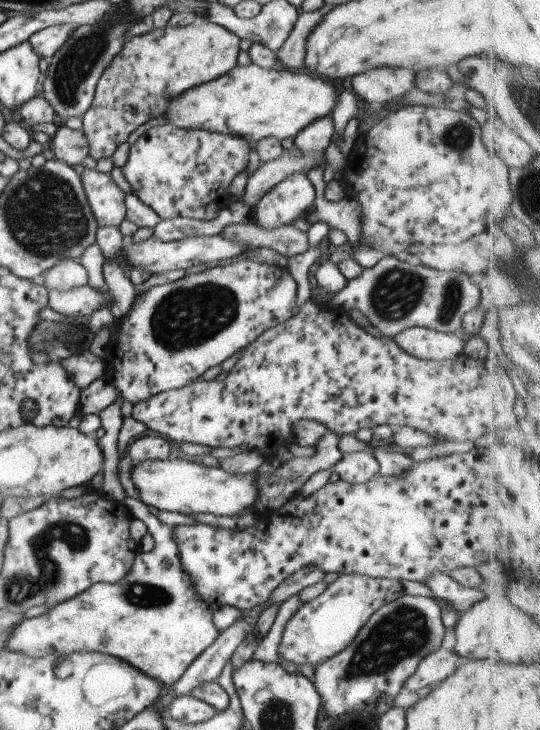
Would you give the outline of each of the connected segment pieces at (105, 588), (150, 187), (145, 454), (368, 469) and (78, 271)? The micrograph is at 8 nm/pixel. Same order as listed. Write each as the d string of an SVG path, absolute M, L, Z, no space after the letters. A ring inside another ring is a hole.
M126 496L122 505L122 508L127 508L129 510L131 518L138 518L138 520L142 520L142 522L149 527L149 532L152 534L155 542L154 548L152 548L149 552L140 550L140 552L134 557L133 567L127 572L127 575L124 575L124 578L119 580L119 582L93 584L90 588L88 588L88 594L86 594L86 592L82 592L82 594L78 594L76 598L72 598L72 600L66 600L66 602L58 604L56 608L52 608L52 612L46 612L44 616L36 616L36 618L27 618L21 621L12 630L11 635L8 636L8 651L20 653L30 659L43 659L47 656L55 656L62 659L66 655L72 653L102 653L126 661L128 664L135 666L138 670L148 673L152 678L156 677L160 682L166 684L166 686L173 685L181 677L181 674L190 666L190 663L205 648L208 648L208 645L211 645L216 640L216 637L220 634L220 632L214 626L213 611L210 610L209 606L193 592L189 576L181 569L178 547L172 540L172 529L166 530L166 526L159 522L157 516L152 515L148 507L149 506L145 505L140 499L128 496Z
M168 123L148 128L131 145L126 164L121 168L132 192L140 201L151 206L161 220L186 217L189 219L211 219L218 211L233 207L228 186L233 178L248 166L250 143L241 136L208 132L198 129L183 129Z
M146 434L146 436L138 436L130 441L127 447L132 460L132 465L140 461L156 459L168 459L175 455L173 443L162 436L154 436L154 434Z
M370 452L344 453L330 469L348 484L365 483L379 474L379 464Z
M63 258L44 272L40 281L49 291L66 291L88 285L88 273L78 261Z

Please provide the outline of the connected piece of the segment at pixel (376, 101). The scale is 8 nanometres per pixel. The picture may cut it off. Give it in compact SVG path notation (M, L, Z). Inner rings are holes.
M380 67L356 75L351 82L358 98L372 106L379 106L416 89L416 75L414 71L400 67Z

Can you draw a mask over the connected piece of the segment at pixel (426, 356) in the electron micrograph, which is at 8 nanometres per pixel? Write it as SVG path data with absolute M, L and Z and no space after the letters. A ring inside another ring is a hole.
M422 327L406 329L393 339L404 352L427 361L452 360L470 350L463 334L441 333Z

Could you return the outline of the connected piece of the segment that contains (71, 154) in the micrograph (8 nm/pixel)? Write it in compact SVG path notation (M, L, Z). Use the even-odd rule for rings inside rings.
M56 121L53 124L52 135L56 158L80 169L82 160L89 154L89 142L84 129L70 129L64 122Z

